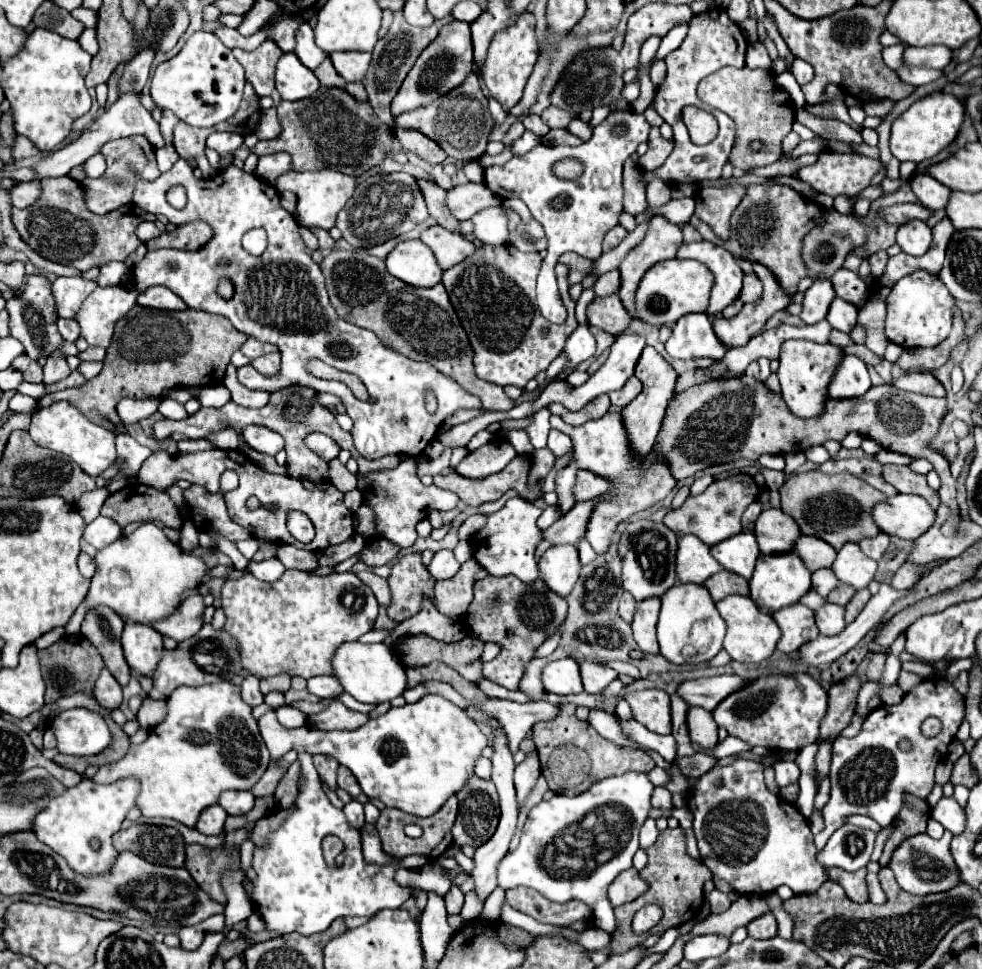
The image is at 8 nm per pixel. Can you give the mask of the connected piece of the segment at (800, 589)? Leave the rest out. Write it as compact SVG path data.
M792 551L780 553L780 555L760 553L748 585L750 585L750 599L756 603L756 607L762 613L772 615L776 609L782 609L786 605L794 605L800 601L800 597L810 589L810 571L806 569L806 565L802 565L802 559Z

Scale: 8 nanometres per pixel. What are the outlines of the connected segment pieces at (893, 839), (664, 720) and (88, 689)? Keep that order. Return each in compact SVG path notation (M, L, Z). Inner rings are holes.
M906 795L906 801L898 813L898 817L894 819L894 829L888 837L888 841L884 843L884 853L880 857L880 867L886 867L894 849L912 835L918 833L926 833L926 823L930 819L930 803L926 799L920 797L910 797Z
M646 689L646 691L630 693L626 701L630 703L636 721L642 723L646 729L658 735L668 735L672 731L668 693L660 689Z
M68 635L60 641L56 641L54 645L50 645L48 649L38 651L38 659L40 659L40 671L42 677L46 681L46 701L54 703L56 699L64 697L64 695L74 695L74 693L86 693L92 697L94 691L94 683L104 667L102 655L98 653L98 649L94 649L94 645L90 641L86 641L86 637L78 635Z

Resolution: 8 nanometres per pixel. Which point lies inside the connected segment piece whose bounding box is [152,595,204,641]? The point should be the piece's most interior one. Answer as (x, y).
(187, 620)

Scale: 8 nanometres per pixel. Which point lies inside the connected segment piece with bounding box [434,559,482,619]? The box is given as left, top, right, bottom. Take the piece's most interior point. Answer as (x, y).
(452, 597)

